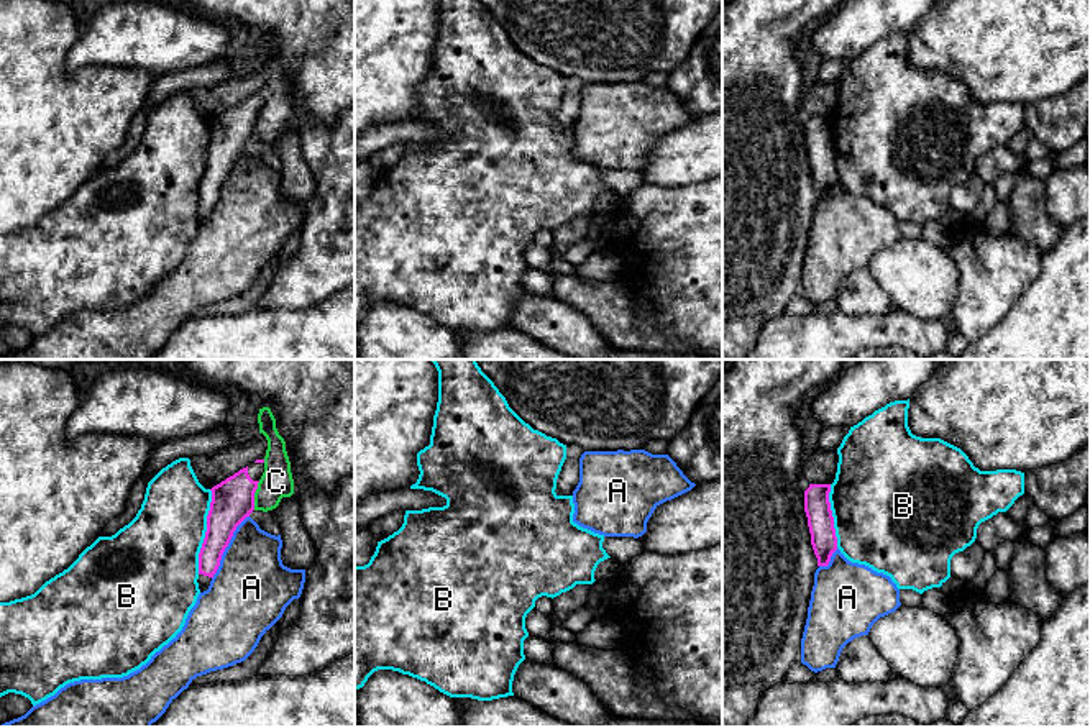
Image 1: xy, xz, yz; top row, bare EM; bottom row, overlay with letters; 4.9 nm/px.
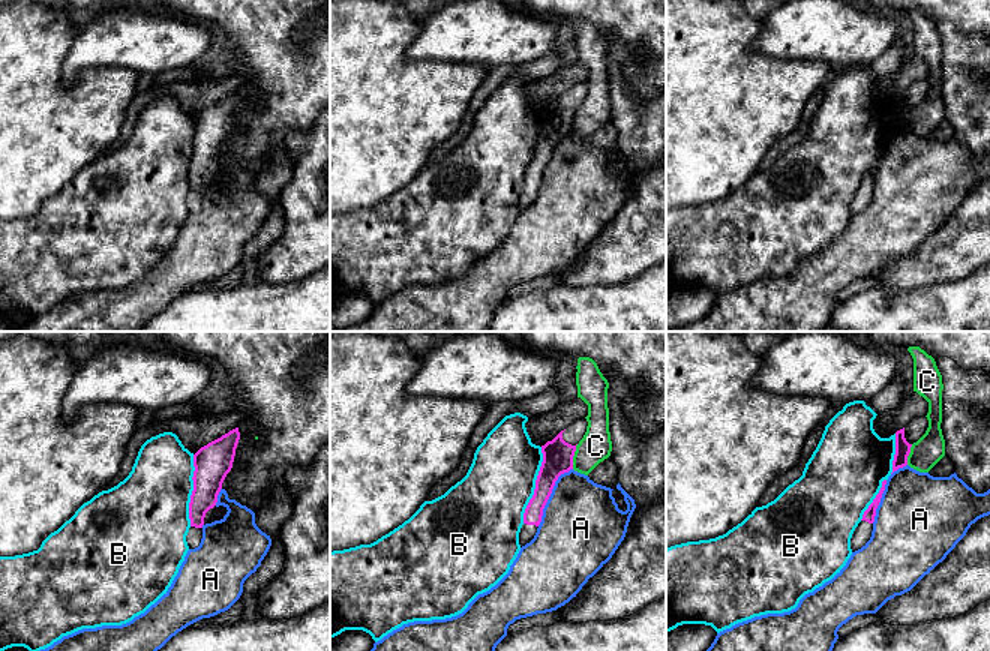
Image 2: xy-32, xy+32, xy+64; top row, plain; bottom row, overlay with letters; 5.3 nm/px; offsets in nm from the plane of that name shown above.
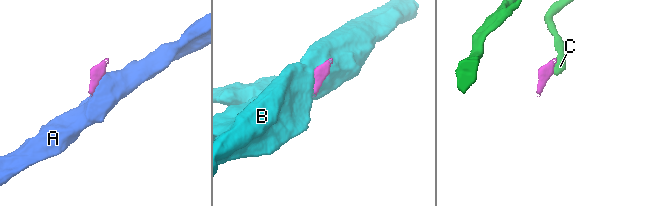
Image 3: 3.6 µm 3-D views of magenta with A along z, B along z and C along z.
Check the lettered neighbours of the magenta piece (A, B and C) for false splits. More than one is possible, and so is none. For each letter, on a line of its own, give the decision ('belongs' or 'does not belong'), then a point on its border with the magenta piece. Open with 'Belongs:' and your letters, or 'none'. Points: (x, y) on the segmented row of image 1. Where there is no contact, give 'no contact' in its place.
Belongs: none
A: does not belong | xy (227, 545)
B: does not belong | xy (206, 532)
C: does not belong | xy (253, 496)

